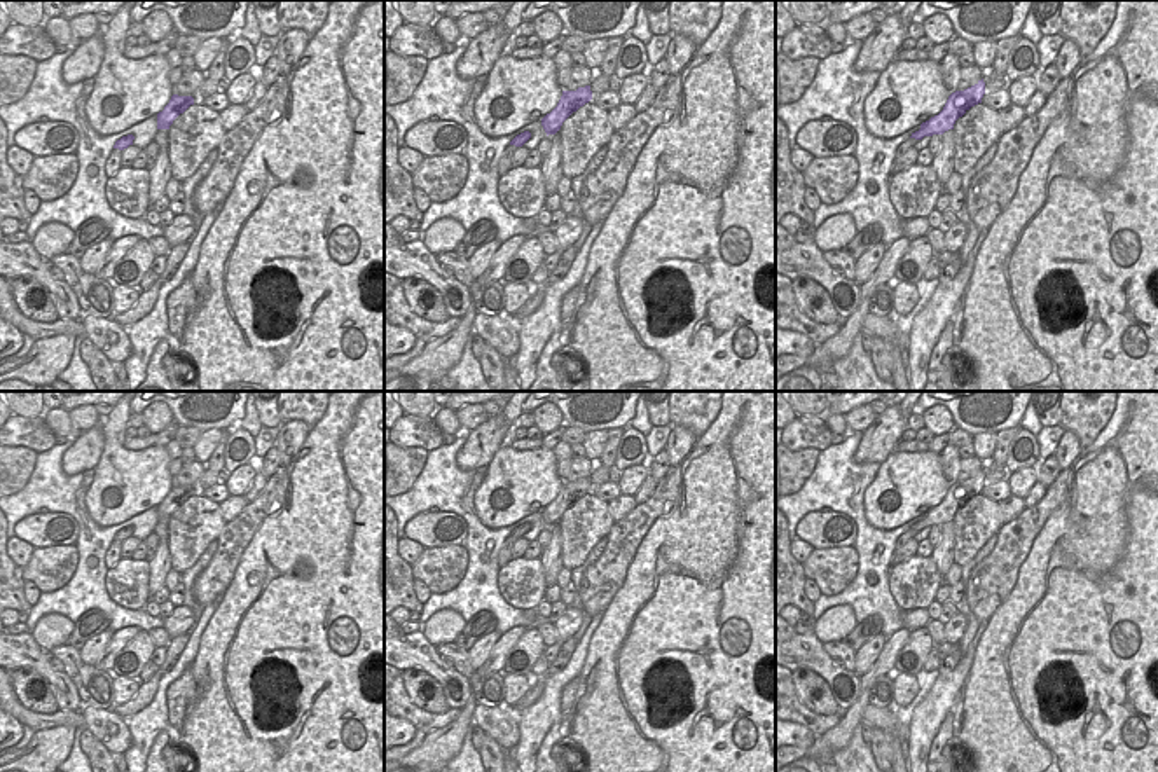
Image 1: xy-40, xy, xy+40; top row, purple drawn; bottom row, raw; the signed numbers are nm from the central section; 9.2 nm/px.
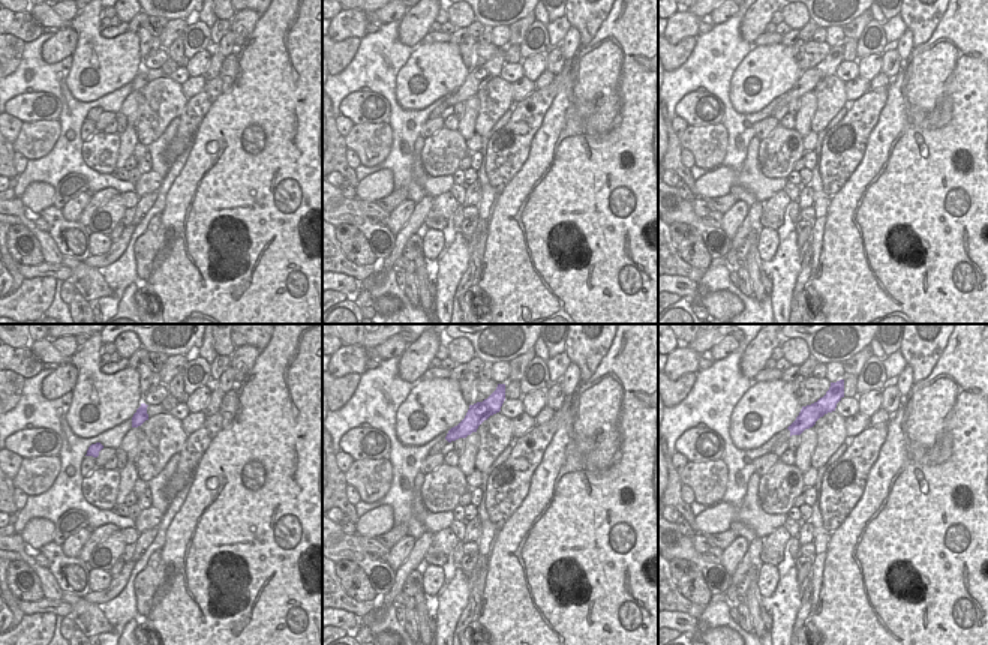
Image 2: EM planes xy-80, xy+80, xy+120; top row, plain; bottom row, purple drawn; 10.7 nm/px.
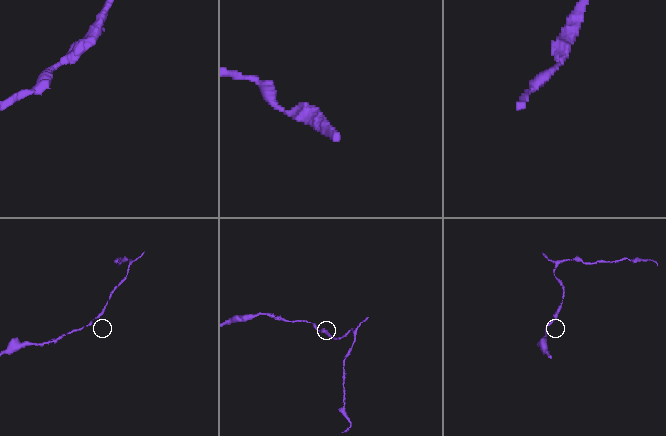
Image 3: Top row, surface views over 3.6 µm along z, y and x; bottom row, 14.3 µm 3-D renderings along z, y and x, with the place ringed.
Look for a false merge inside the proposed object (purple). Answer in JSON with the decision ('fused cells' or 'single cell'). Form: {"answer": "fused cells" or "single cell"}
{"answer": "single cell"}

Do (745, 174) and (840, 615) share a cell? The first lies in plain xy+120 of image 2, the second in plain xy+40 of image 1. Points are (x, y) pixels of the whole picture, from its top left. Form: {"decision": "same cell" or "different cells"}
{"decision": "same cell"}

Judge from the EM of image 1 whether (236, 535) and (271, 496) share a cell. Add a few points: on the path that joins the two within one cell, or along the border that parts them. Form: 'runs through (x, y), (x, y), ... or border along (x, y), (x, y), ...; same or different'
runs through (245, 526), (262, 505); same

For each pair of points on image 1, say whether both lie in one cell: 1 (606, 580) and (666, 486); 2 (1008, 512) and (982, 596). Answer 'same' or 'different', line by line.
1: same
2: different

